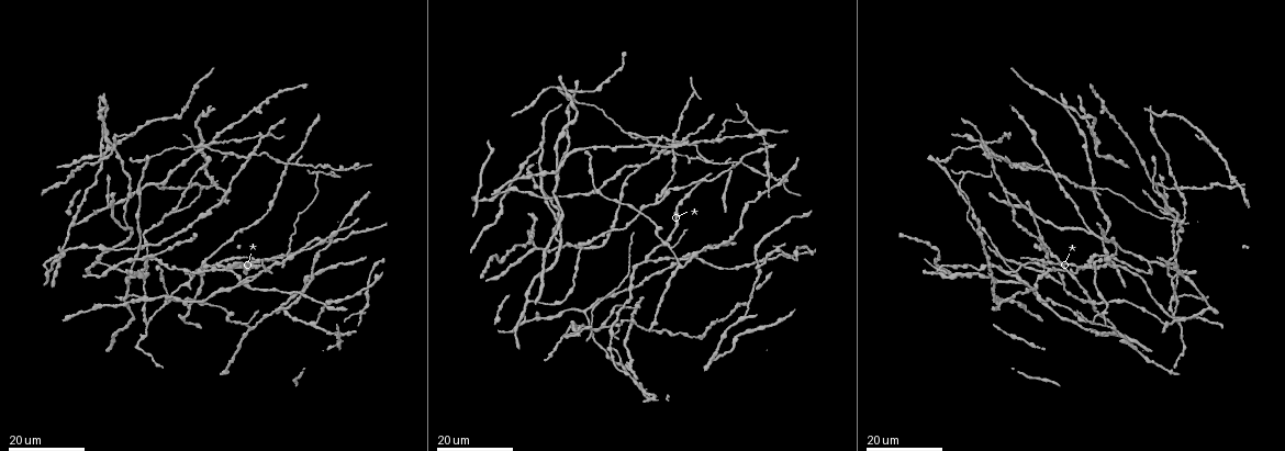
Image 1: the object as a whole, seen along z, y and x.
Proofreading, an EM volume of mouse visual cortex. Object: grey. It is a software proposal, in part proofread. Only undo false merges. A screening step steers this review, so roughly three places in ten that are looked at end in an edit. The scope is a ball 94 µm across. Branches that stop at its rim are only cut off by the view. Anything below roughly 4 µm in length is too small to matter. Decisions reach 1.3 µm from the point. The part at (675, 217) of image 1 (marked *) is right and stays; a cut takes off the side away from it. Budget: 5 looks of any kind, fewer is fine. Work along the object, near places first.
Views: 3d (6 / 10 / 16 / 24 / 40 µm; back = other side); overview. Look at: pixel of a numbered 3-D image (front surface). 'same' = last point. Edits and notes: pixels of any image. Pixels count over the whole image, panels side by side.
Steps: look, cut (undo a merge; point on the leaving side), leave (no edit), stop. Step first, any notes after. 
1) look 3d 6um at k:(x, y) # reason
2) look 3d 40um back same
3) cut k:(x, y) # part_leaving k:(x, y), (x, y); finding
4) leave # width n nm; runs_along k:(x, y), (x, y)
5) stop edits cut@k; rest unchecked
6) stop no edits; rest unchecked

look 3d 24um at 1:(679, 141) # looks like a crossing

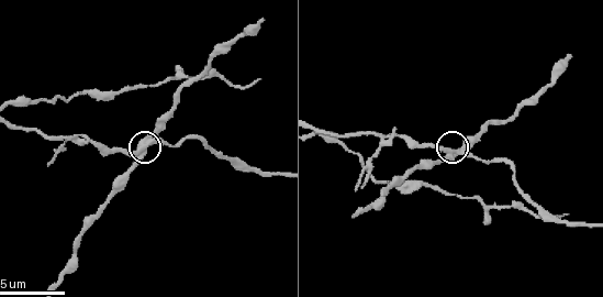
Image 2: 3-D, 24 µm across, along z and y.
look 3d 6um at 2:(445, 150)

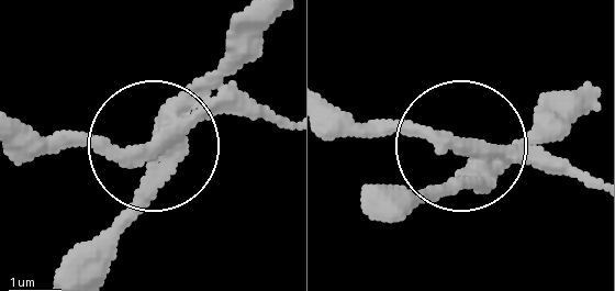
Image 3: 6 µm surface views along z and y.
look 3d 6um back at 3:(464, 147) # from behind

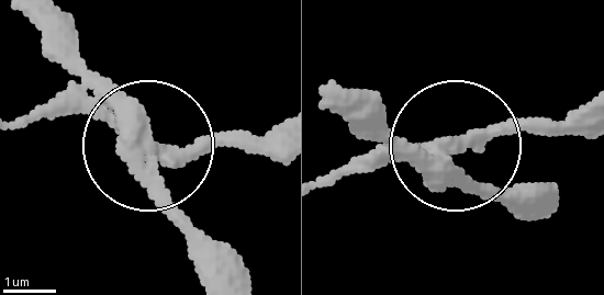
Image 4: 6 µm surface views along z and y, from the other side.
cut 4:(182, 165) # arms 4; part_leaving 4:(122, 123), (74, 110), (21, 123); a second cell is stuck on

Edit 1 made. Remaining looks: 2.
look 3d 24um at 1:(1178, 221) # looks like a crossing

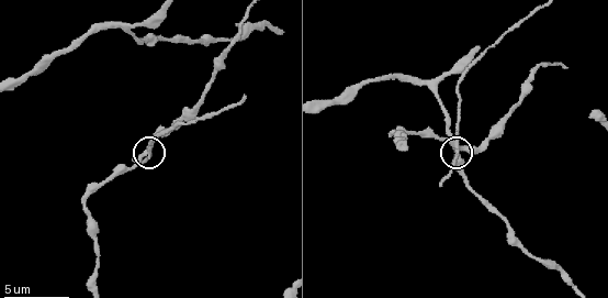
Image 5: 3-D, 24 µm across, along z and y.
look 3d 6um at 5:(453, 145)

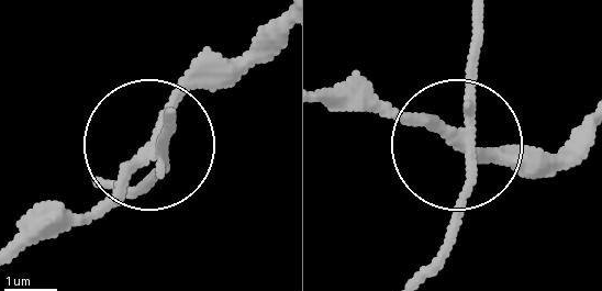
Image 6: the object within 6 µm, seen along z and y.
cut 6:(147, 183) # part_leaving 6:(471, 129), (471, 14); two cells meet here

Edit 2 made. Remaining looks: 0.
stop edits cut@4, cut@6; rest unchecked

